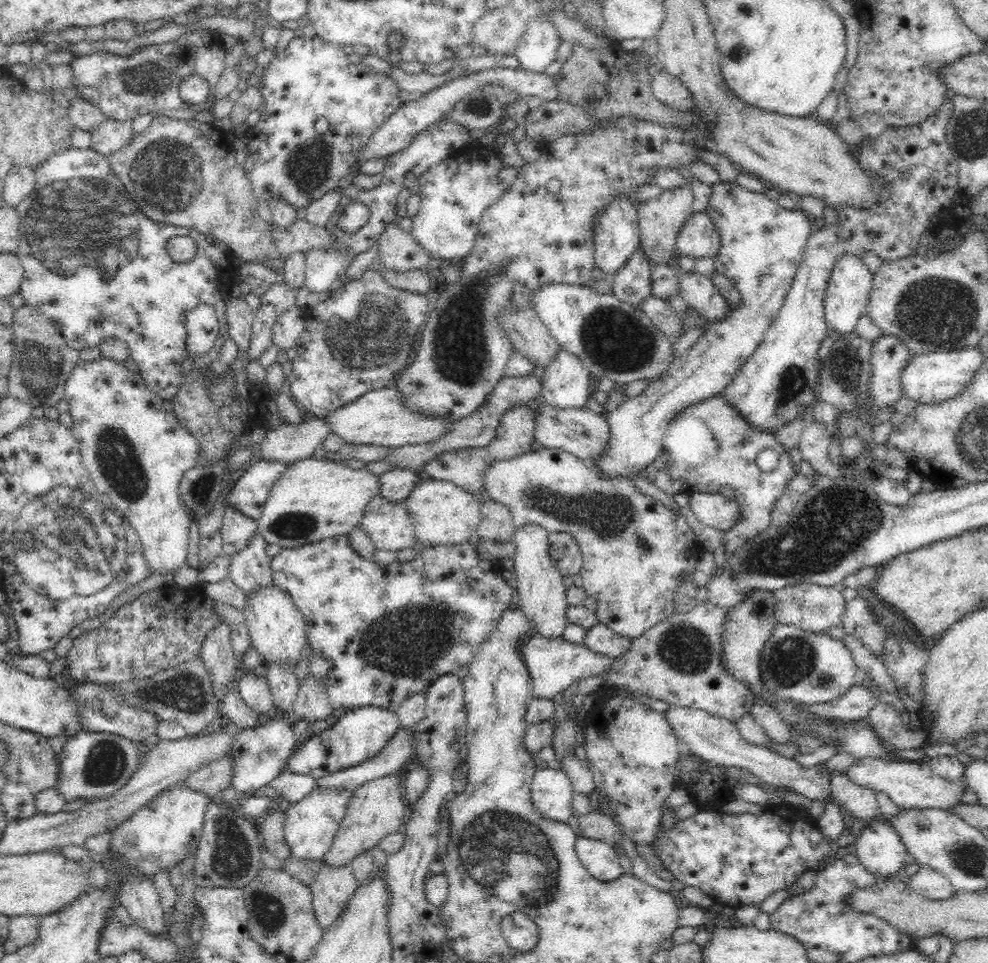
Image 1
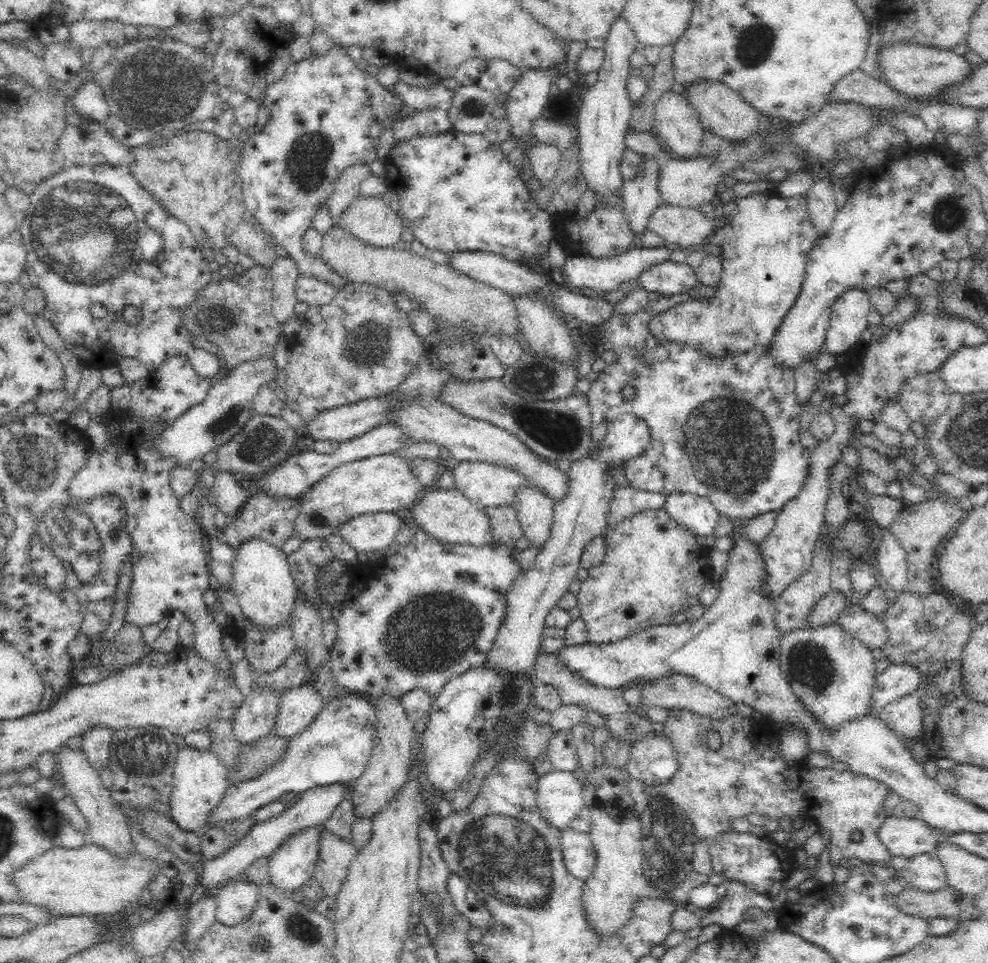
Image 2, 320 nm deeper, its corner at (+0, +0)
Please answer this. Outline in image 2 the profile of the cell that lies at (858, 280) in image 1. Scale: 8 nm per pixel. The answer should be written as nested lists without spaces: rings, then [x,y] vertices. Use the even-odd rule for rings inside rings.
[[[849,289],[840,295],[831,308],[823,352],[843,357],[857,344],[860,333],[869,327],[866,320],[871,310],[872,303],[864,290]]]

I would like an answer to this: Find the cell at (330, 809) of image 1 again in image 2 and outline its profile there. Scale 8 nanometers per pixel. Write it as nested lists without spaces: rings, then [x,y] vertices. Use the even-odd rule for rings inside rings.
[[[323,827],[307,828],[293,834],[268,857],[270,883],[280,893],[291,893],[313,877]]]

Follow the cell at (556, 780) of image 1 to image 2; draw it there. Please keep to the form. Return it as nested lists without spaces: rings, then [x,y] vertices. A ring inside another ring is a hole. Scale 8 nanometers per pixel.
[[[553,769],[540,776],[537,783],[537,807],[542,818],[554,828],[568,827],[585,806],[578,774]]]

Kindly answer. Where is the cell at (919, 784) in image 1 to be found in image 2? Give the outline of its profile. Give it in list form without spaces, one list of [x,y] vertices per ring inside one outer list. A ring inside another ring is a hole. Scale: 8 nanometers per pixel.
[[[672,709],[668,710],[667,720],[659,729],[670,739],[679,760],[679,771],[676,772],[667,783],[654,786],[644,784],[642,781],[632,778],[631,774],[629,774],[625,768],[617,768],[612,764],[607,764],[605,761],[596,764],[596,766],[592,768],[592,772],[585,773],[584,775],[583,799],[586,808],[589,810],[590,818],[592,819],[592,826],[589,828],[588,835],[590,835],[594,853],[596,853],[596,864],[594,864],[592,874],[582,882],[580,905],[582,905],[582,909],[584,909],[584,922],[588,923],[588,927],[590,927],[594,933],[598,933],[600,937],[611,937],[618,934],[619,930],[627,924],[629,918],[632,916],[635,904],[644,897],[658,896],[658,898],[664,899],[665,901],[674,902],[686,907],[689,904],[689,892],[695,886],[708,883],[708,877],[715,873],[711,859],[711,846],[715,844],[715,838],[718,837],[720,833],[731,831],[731,823],[734,822],[735,819],[747,818],[749,814],[756,814],[763,818],[768,816],[777,821],[786,818],[793,822],[797,818],[804,818],[805,822],[813,822],[817,826],[818,831],[822,829],[828,831],[829,836],[826,847],[829,853],[829,863],[832,867],[840,866],[844,859],[853,863],[888,863],[891,854],[879,841],[878,829],[888,816],[884,802],[887,793],[890,793],[891,790],[880,781],[864,776],[864,774],[854,774],[850,770],[837,772],[830,767],[816,768],[816,766],[810,765],[806,760],[802,760],[796,765],[788,765],[788,762],[784,760],[784,754],[782,754],[780,750],[780,727],[775,725],[774,721],[766,716],[751,716],[746,718],[734,712],[728,716],[724,716],[724,718],[710,718],[696,712],[693,713],[691,710]],[[708,728],[712,728],[712,730],[715,730],[720,735],[721,746],[718,750],[711,750],[708,747],[706,740],[706,730],[708,730]],[[855,832],[860,833],[860,841],[854,841],[850,837]]]

